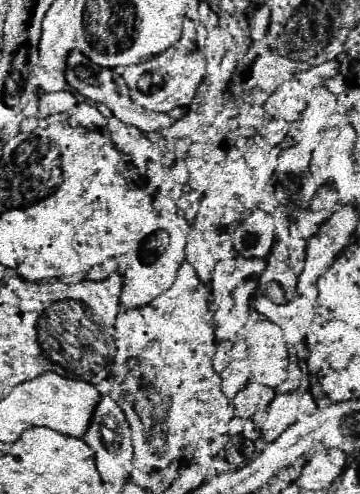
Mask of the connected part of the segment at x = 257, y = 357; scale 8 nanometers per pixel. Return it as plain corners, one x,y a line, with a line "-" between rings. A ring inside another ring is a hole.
258,321
240,333
240,341
248,347
248,367
252,377
264,387
278,387
286,381
288,353
280,327
272,321

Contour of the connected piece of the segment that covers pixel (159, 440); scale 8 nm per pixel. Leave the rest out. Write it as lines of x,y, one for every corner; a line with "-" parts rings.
182,263
174,285
160,293
152,303
144,307
132,307
116,317
116,359
114,359
114,389
106,393
122,407
132,429
134,461
146,473
162,469
182,455
194,455
202,441
216,439
228,433
228,423
236,415
232,401
220,389
220,377
210,367
214,353
212,341
212,313
206,303
206,289
194,275
190,263

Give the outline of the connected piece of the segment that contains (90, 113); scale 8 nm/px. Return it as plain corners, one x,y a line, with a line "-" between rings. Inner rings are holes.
76,103
76,107
72,107
68,115
74,117
78,125
88,127
88,129
98,129
106,125
106,117
102,117
100,111
96,111
90,103

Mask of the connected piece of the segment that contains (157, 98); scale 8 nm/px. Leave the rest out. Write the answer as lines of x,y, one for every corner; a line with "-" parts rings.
184,19
180,23
180,41
166,49
164,53
152,55
142,59
138,65
130,65
124,69
124,79
130,87
130,97
138,107
150,109
150,111
170,111
174,107
186,107
198,83
202,81
206,59
200,53
200,47
196,45
196,35
194,35
194,23
190,19

